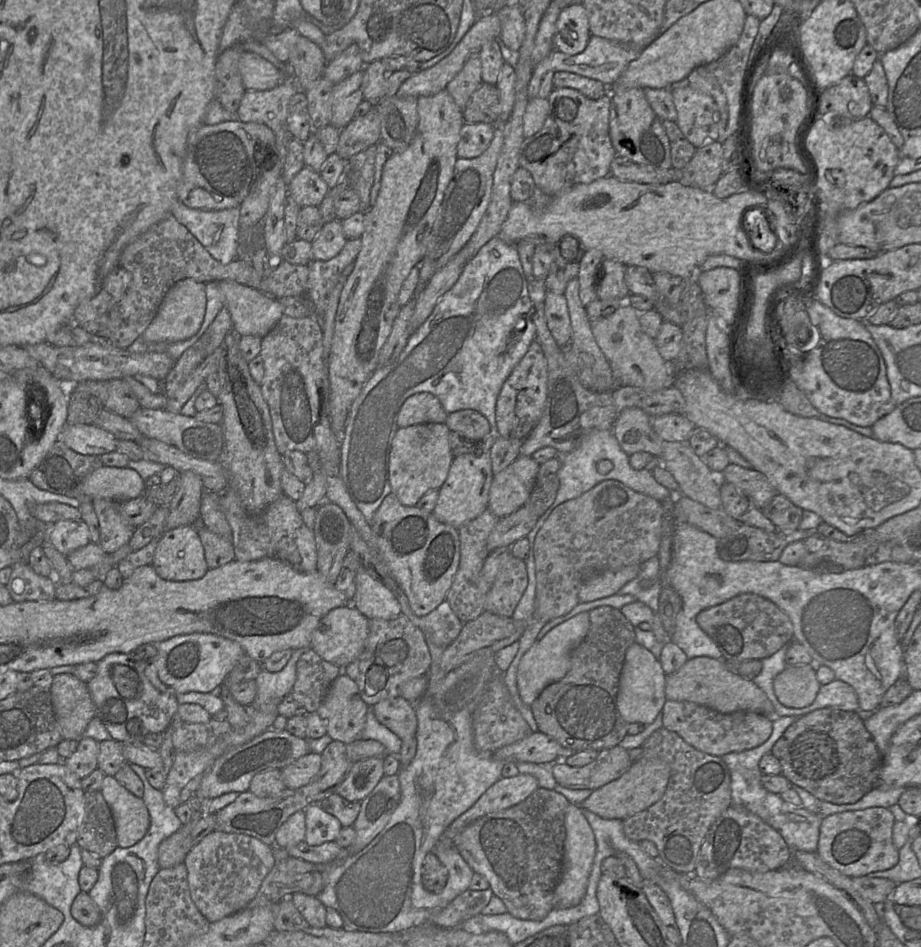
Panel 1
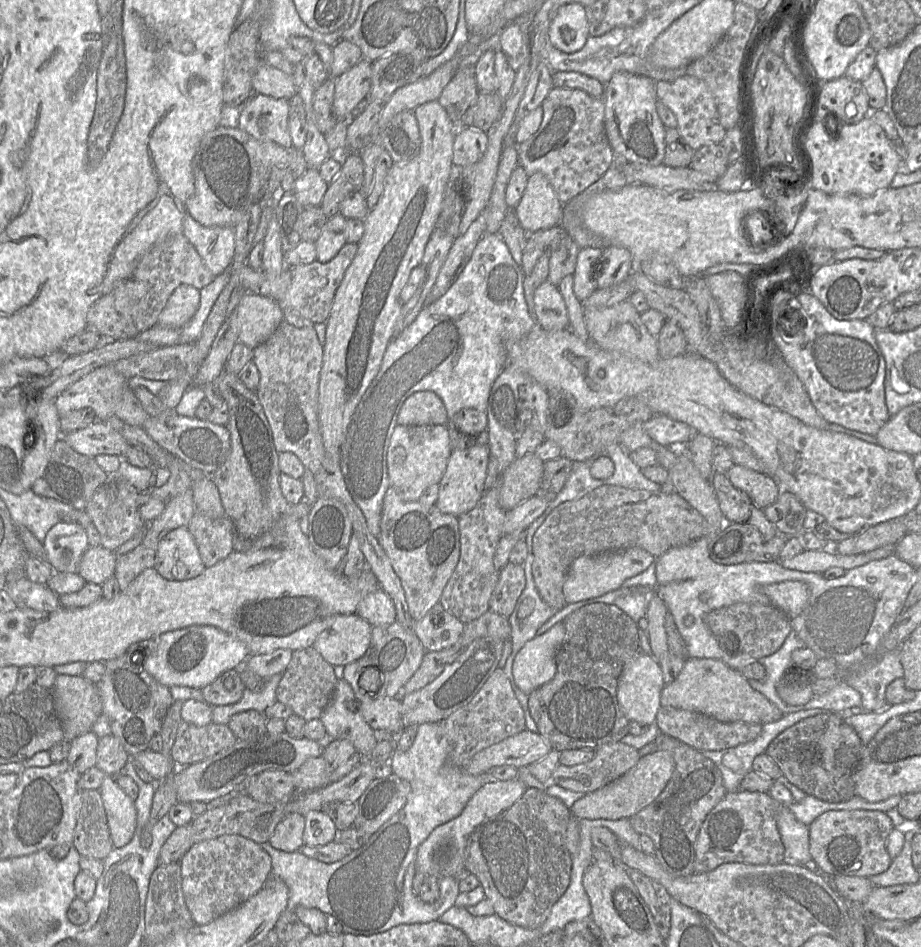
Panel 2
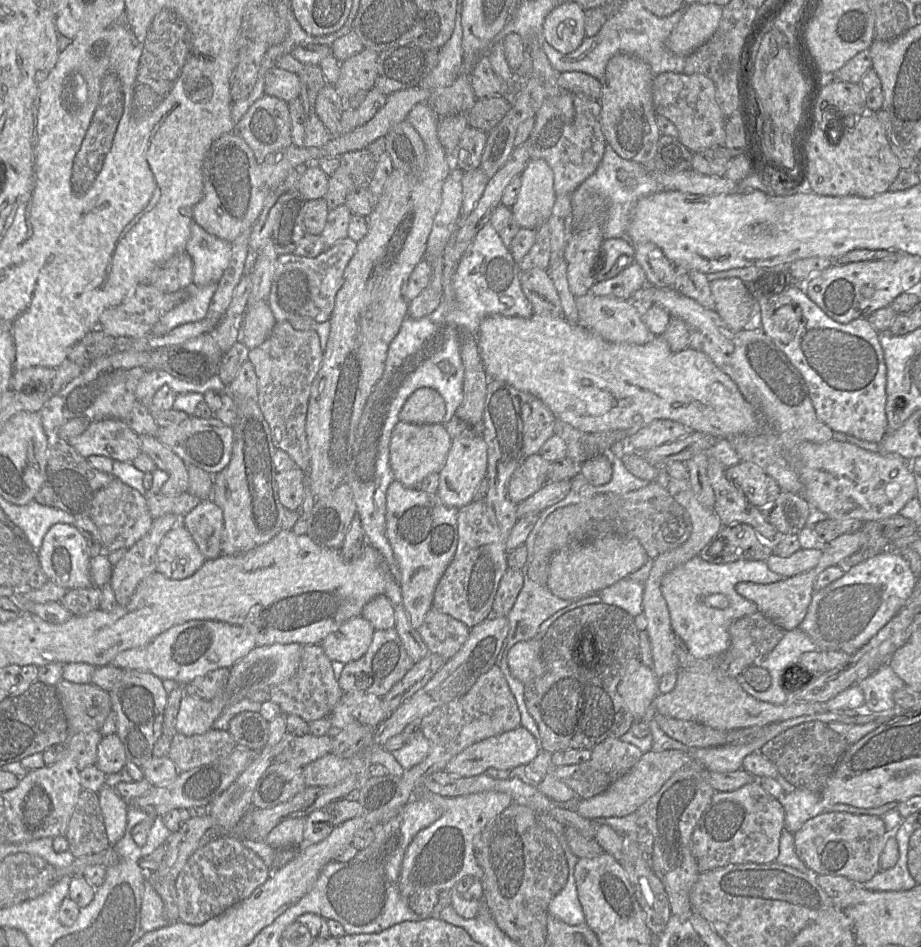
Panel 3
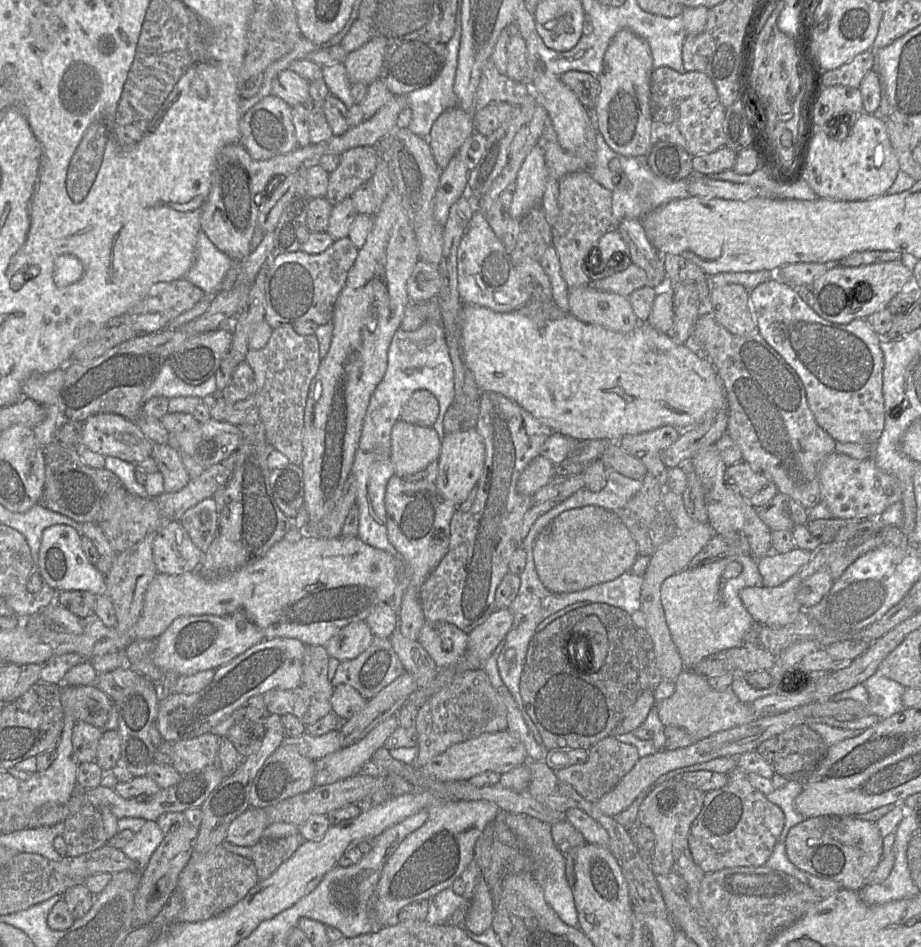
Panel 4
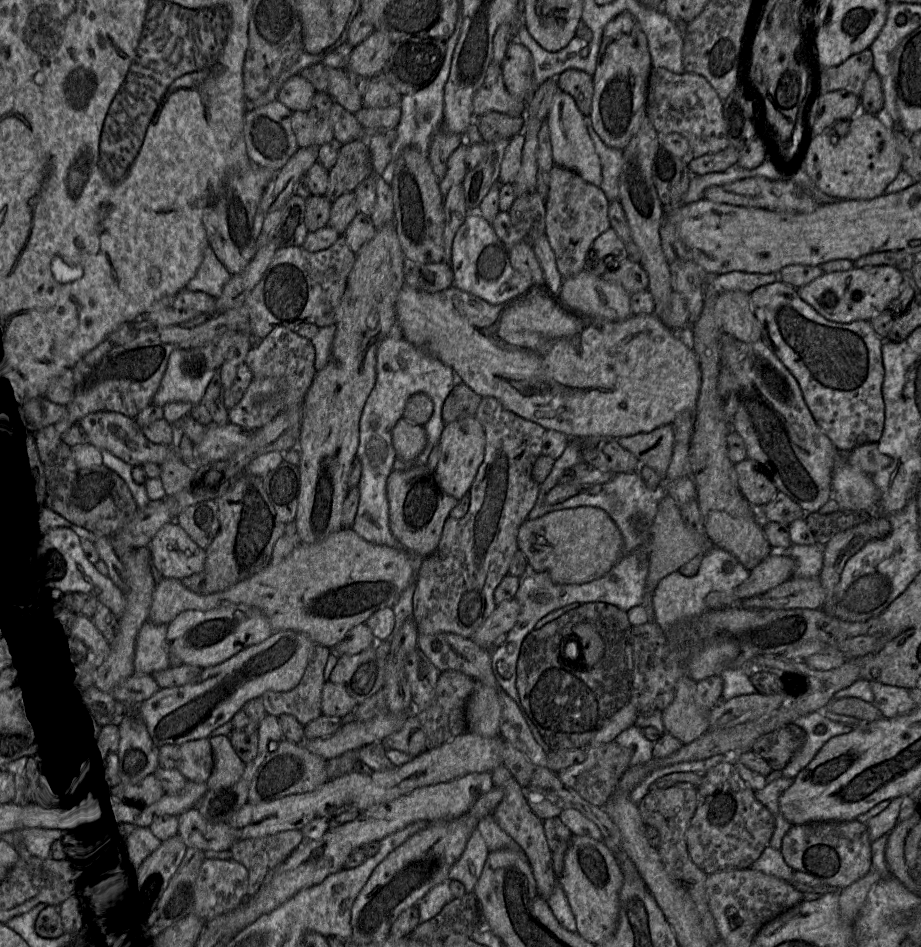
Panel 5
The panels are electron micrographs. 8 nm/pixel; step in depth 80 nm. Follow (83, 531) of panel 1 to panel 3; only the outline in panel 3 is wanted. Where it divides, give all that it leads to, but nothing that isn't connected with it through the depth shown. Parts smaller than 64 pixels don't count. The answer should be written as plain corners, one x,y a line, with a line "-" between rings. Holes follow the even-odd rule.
65,523
51,526
38,550
39,566
47,579
68,590
88,588
93,585
90,574
90,559
86,538
74,525

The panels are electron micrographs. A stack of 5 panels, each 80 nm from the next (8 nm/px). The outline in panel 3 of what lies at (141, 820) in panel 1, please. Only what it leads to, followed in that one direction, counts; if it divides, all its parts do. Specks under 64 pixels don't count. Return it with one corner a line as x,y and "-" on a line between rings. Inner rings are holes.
106,784
99,790
98,796
107,838
113,846
125,834
129,805
115,788

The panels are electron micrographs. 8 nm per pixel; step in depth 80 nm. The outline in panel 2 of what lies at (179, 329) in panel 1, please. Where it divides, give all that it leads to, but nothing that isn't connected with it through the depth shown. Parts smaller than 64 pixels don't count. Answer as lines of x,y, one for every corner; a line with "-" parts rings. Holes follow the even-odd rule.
188,284
178,286
170,295
158,317
157,324
181,328
196,313
200,303
200,290

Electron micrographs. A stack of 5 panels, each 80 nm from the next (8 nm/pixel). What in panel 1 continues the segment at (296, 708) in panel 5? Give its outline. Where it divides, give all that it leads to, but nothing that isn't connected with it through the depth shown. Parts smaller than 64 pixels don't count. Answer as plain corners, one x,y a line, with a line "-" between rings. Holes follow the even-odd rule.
311,647
300,655
296,681
287,697
302,704
307,714
317,712
340,667
322,659

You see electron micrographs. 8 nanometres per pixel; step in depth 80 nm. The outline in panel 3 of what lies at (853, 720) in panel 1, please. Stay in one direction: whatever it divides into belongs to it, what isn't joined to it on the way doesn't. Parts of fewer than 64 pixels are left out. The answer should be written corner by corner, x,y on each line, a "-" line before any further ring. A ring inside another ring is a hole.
812,721
793,726
769,740
759,751
777,768
778,773
795,788
820,795
849,743
828,724

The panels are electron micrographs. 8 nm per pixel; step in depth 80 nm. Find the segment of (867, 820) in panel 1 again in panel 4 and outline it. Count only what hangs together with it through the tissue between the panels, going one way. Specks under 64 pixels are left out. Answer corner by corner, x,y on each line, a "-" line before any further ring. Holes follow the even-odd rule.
817,816
793,826
784,841
789,860
801,871
859,891
883,856
883,837
872,821
853,816

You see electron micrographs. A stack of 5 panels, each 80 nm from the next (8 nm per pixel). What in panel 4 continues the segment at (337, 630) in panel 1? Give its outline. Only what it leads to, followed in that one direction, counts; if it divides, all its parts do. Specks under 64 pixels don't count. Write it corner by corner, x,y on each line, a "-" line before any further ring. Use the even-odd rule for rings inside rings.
365,621
352,622
331,637
324,647
328,655
340,661
356,658
373,640
373,633

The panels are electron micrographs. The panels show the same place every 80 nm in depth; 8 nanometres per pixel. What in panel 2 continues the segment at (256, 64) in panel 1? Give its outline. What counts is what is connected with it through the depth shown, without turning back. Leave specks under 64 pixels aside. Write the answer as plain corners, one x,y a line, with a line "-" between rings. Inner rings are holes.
264,61
256,67
252,77
254,93
274,98
290,99
297,93
292,75
277,69

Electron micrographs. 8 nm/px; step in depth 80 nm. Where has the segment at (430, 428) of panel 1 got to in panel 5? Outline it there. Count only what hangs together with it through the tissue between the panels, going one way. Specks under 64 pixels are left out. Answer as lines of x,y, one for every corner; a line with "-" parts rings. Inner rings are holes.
401,418
392,430
392,443
398,458
413,461
423,452
427,443
424,427

